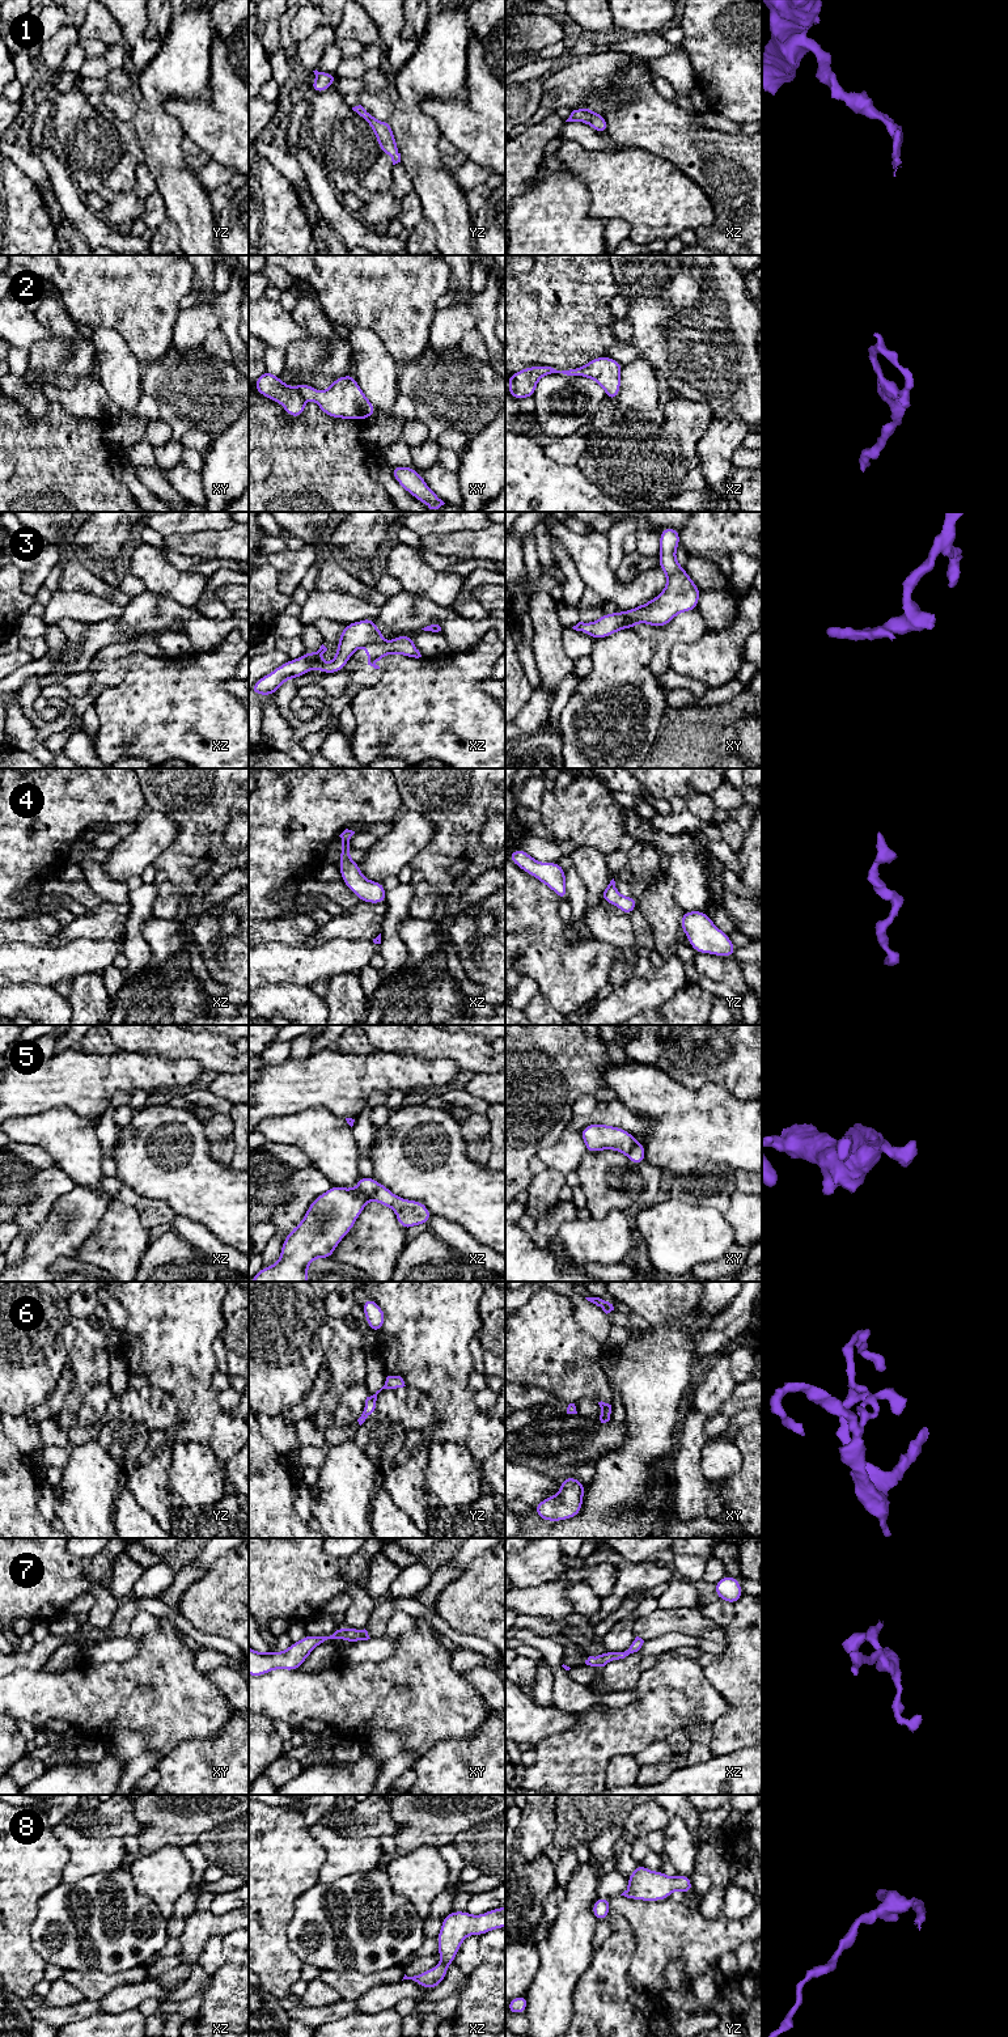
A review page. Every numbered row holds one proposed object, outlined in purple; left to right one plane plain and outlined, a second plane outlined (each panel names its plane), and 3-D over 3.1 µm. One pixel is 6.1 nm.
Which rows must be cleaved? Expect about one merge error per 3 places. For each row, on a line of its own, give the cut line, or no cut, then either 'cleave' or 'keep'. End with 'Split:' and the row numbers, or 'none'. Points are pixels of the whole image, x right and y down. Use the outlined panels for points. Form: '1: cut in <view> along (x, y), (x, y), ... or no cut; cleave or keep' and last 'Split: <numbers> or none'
1: no cut; keep
2: no cut; keep
3: cut in xz along (381, 640), (365, 646); cleave
4: no cut; keep
5: no cut; keep
6: no cut; keep
7: no cut; keep
8: no cut; keep
Split: 3

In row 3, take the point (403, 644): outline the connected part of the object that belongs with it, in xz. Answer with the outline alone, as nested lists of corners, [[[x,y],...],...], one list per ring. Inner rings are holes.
[[[401,635],[389,641],[368,644],[365,645],[365,652],[368,655],[368,665],[374,669],[380,669],[376,662],[386,655],[403,655],[415,658],[422,657],[412,638],[408,635]]]

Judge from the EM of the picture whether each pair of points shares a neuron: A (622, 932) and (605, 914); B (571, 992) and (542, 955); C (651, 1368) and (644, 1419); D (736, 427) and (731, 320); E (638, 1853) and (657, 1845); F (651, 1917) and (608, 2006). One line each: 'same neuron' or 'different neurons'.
A: same neuron
B: same neuron
C: same neuron
D: different neurons
E: same neuron
F: different neurons

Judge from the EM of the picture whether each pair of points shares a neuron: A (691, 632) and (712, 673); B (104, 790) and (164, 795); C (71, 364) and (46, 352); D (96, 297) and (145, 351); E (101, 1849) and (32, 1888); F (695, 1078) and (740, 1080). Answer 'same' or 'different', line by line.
A: different
B: different
C: same
D: same
E: different
F: same

